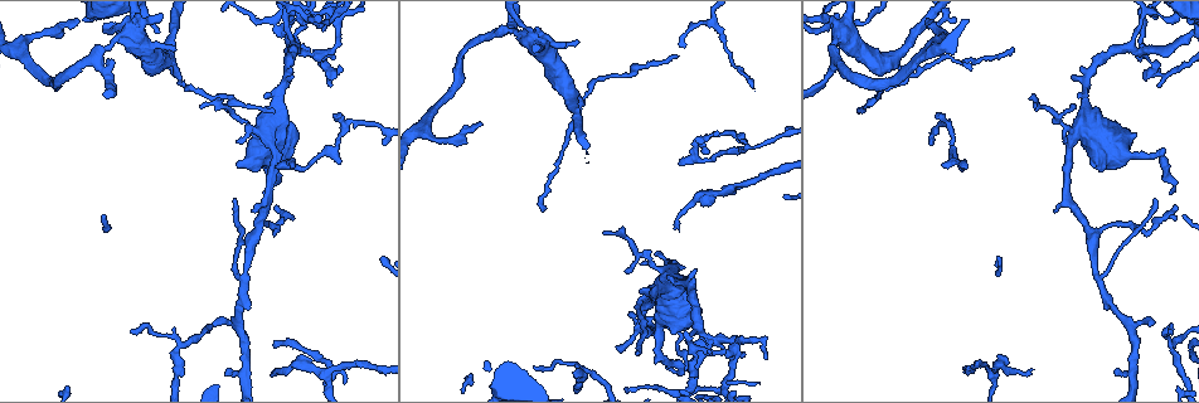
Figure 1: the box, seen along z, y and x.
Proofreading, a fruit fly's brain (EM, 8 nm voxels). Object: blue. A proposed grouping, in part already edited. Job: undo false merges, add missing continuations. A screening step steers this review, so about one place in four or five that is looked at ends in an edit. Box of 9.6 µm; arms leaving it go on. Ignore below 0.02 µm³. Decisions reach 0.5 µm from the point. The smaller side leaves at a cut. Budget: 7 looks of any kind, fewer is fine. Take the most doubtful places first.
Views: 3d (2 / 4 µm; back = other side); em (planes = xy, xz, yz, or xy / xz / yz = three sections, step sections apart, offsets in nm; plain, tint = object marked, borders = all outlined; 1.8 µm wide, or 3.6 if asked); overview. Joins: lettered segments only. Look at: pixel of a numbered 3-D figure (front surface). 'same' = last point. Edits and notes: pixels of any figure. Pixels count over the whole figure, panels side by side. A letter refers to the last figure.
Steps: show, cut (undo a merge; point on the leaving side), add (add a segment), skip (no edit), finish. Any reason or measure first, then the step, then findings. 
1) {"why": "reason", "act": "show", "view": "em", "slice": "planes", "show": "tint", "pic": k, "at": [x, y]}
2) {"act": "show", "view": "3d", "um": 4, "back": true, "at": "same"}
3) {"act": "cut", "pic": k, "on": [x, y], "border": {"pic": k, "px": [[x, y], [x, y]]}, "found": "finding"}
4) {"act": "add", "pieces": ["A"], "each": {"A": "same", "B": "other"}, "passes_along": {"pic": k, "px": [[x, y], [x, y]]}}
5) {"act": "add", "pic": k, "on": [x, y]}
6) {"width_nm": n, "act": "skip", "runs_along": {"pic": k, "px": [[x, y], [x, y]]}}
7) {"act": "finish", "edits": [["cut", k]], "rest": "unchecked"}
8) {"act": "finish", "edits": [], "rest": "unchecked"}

{"why": "abrupt turn", "act": "show", "view": "3d", "um": 4, "pic": 1, "at": [1145, 48]}

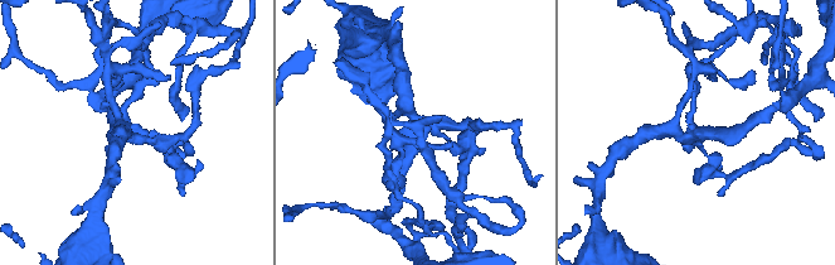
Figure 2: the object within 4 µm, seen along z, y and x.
{"why": "shape alone is not enough", "act": "show", "view": "em", "slice": "planes", "show": "borders", "pic": 2, "at": [695, 130]}

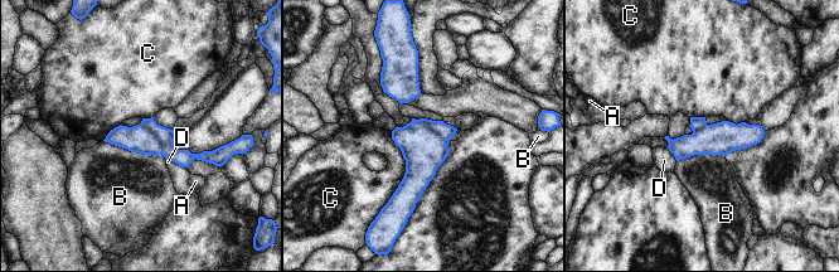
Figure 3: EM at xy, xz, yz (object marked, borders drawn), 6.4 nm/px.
{"longest_contact_nm": ["C", 500], "act": "cut", "pic": 3, "on": [165, 136], "each": {"A": "other", "B": "other", "C": "other", "D": "other"}, "found": "two neurons meet here"}

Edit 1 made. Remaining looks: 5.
{"act": "show", "view": "overview"}

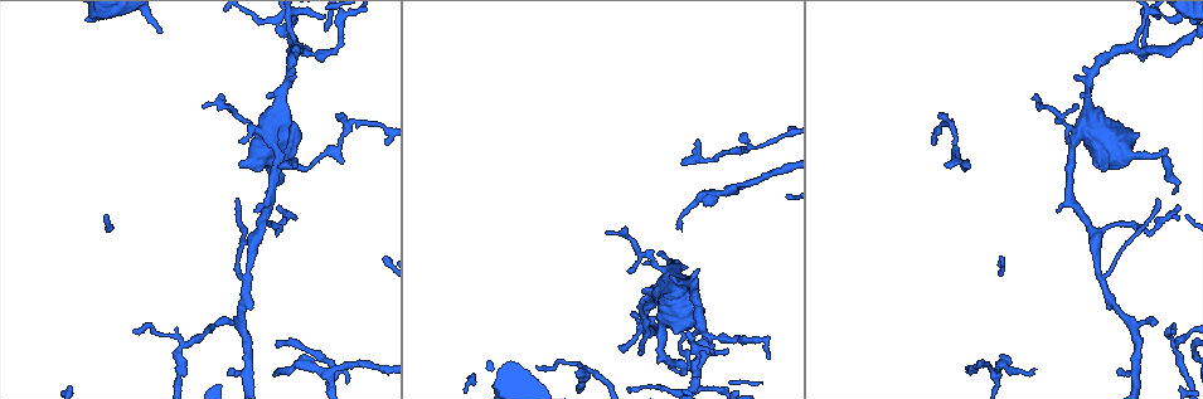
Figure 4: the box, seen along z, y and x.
{"why": "thin end", "act": "show", "view": "em", "slice": "planes", "show": "plain", "pic": 4, "at": [279, 165]}

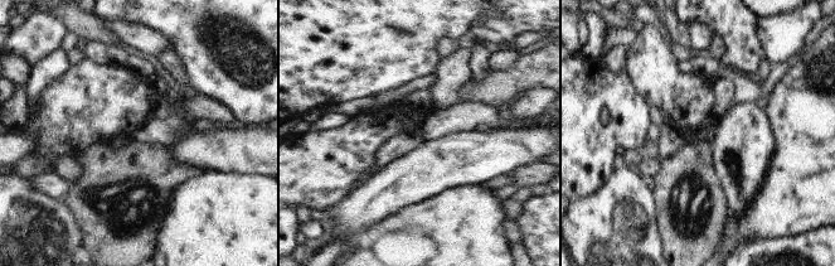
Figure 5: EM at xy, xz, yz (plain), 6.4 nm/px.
{"why": "what lies round it", "act": "show", "view": "em", "slice": "planes", "show": "borders", "at": "same"}

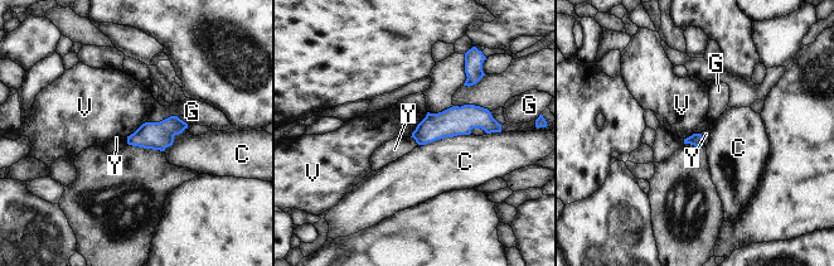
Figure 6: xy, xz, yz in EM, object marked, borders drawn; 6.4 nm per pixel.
{"width_nm": 80, "act": "skip", "each": {"C": "other", "G": "other", "V": "other", "Y": "other"}, "found": "none of them fits"}

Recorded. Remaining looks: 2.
{"act": "finish", "edits": [["cut", 3]], "rest": "unchecked"}

